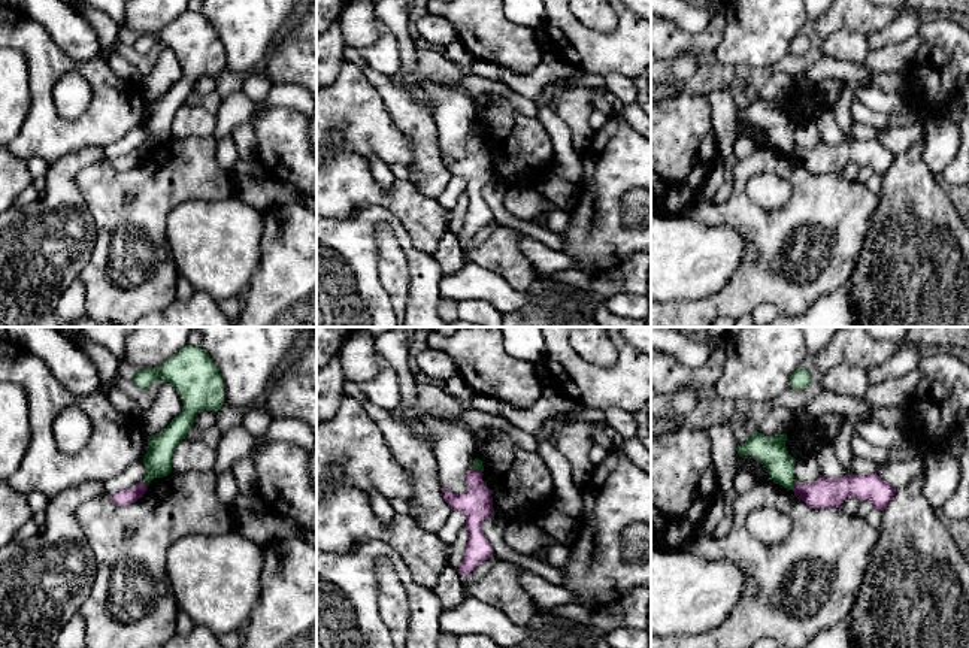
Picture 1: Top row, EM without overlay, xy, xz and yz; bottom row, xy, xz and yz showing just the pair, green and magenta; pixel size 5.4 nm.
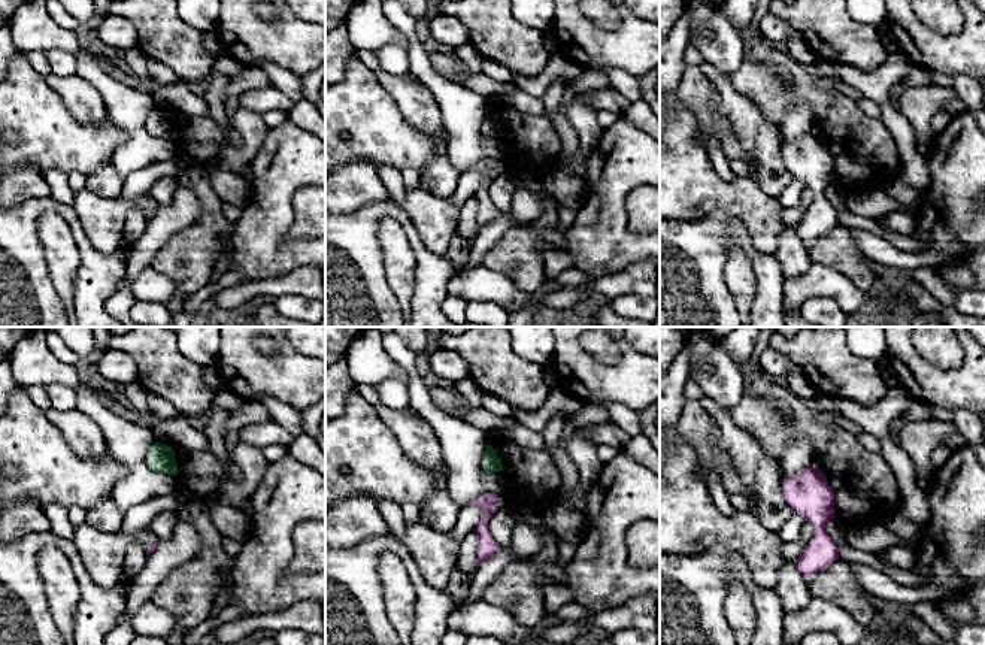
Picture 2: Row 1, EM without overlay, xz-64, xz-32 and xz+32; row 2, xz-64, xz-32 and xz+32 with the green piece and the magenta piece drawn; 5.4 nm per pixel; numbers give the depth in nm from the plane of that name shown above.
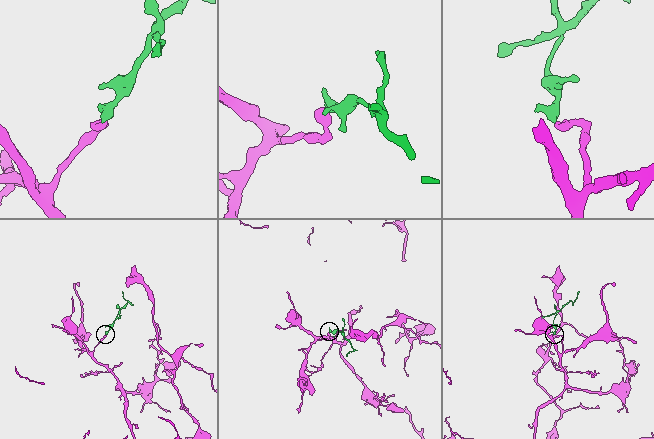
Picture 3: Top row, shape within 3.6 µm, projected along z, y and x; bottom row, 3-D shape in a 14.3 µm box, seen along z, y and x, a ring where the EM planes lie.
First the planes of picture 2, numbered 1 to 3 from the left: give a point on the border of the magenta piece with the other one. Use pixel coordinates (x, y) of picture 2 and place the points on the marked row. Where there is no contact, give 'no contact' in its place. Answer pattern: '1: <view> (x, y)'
1: no contact
2: no contact
3: no contact

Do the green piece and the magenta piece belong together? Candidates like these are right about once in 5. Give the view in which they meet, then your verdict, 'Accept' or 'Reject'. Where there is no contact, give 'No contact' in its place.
Touches green in yz. Reject

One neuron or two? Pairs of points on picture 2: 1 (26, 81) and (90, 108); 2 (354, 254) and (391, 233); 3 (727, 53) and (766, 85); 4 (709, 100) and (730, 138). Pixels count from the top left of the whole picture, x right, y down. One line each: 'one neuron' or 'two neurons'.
1: two neurons
2: two neurons
3: two neurons
4: one neuron

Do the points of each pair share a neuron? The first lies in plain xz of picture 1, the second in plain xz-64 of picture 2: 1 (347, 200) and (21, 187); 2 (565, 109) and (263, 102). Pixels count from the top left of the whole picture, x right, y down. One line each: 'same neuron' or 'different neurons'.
1: same neuron
2: different neurons

